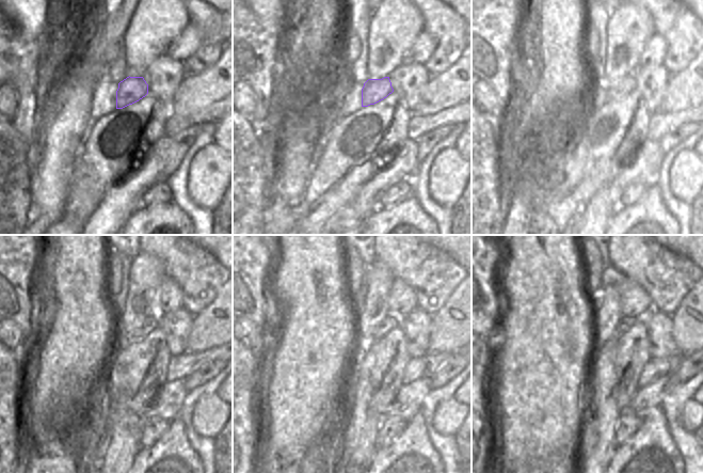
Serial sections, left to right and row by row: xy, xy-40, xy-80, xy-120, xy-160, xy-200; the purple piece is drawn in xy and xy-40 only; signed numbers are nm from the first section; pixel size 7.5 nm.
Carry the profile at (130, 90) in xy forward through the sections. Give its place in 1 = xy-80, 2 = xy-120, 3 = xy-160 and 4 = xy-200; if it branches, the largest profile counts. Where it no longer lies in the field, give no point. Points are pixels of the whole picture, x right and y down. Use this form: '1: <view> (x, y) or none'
1: xy-80 (612, 92)
2: xy-120 (150, 322)
3: xy-160 (390, 321)
4: xy-200 (626, 322)

